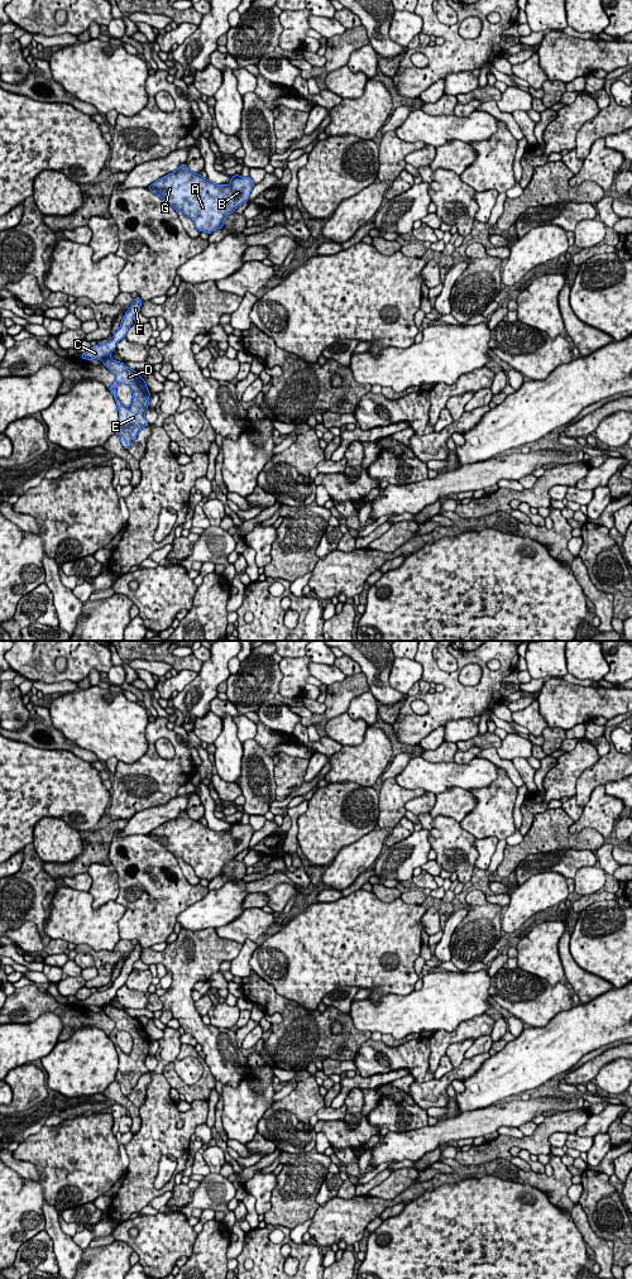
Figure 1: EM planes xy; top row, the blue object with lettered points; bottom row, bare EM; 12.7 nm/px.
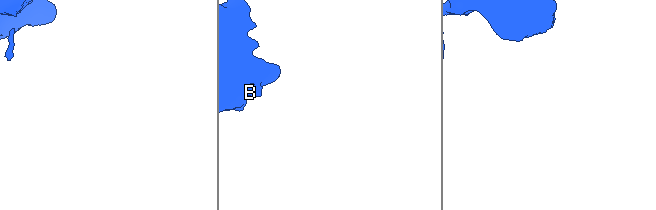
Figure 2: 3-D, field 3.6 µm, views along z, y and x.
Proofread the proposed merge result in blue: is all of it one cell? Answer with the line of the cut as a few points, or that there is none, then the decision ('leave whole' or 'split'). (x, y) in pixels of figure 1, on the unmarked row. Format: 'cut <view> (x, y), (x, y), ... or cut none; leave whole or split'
cut xy (109, 1004), (103, 1007); split

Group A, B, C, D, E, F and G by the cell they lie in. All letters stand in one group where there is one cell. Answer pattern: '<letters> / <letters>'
A B C F G / D E

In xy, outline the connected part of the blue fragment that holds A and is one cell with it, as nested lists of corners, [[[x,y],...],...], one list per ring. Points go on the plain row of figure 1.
[[[186,810],[148,834],[177,859],[188,863],[196,876],[211,881],[221,876],[224,867],[236,854],[249,848],[254,834],[250,824],[231,824],[229,832],[215,832],[198,820],[191,819]]]

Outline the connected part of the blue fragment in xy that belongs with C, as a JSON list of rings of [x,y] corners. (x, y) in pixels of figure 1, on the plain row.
[[[138,943],[134,945],[133,952],[129,954],[129,957],[125,959],[121,972],[119,977],[115,979],[112,986],[105,991],[95,992],[88,998],[81,1001],[82,1006],[90,1007],[90,1006],[99,1006],[104,1007],[106,1005],[110,1005],[110,1001],[115,997],[116,991],[125,985],[129,974],[133,972],[134,963],[140,959],[140,952],[142,947]]]

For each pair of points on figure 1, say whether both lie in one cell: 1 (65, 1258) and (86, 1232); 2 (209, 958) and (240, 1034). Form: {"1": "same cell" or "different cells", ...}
{"1": "different cells", "2": "different cells"}

